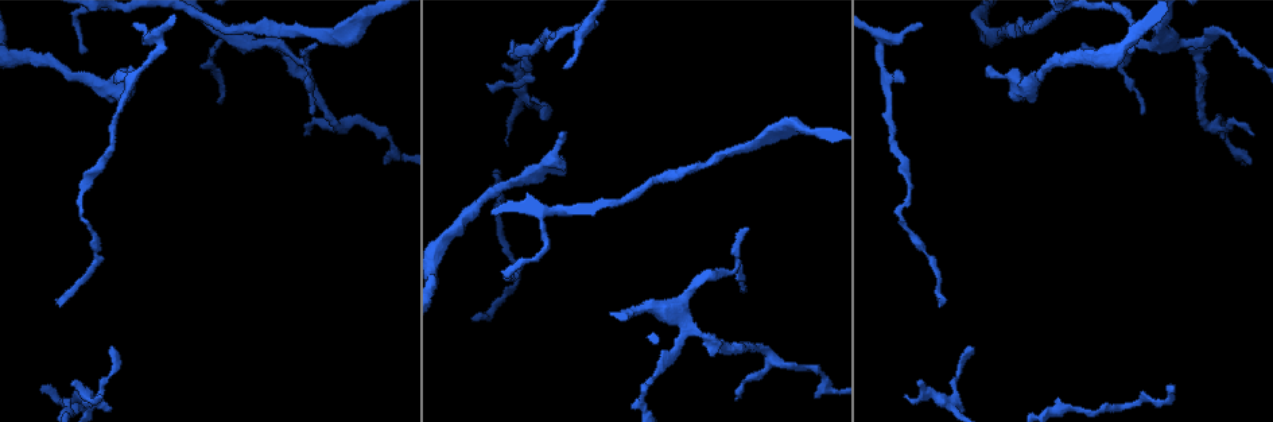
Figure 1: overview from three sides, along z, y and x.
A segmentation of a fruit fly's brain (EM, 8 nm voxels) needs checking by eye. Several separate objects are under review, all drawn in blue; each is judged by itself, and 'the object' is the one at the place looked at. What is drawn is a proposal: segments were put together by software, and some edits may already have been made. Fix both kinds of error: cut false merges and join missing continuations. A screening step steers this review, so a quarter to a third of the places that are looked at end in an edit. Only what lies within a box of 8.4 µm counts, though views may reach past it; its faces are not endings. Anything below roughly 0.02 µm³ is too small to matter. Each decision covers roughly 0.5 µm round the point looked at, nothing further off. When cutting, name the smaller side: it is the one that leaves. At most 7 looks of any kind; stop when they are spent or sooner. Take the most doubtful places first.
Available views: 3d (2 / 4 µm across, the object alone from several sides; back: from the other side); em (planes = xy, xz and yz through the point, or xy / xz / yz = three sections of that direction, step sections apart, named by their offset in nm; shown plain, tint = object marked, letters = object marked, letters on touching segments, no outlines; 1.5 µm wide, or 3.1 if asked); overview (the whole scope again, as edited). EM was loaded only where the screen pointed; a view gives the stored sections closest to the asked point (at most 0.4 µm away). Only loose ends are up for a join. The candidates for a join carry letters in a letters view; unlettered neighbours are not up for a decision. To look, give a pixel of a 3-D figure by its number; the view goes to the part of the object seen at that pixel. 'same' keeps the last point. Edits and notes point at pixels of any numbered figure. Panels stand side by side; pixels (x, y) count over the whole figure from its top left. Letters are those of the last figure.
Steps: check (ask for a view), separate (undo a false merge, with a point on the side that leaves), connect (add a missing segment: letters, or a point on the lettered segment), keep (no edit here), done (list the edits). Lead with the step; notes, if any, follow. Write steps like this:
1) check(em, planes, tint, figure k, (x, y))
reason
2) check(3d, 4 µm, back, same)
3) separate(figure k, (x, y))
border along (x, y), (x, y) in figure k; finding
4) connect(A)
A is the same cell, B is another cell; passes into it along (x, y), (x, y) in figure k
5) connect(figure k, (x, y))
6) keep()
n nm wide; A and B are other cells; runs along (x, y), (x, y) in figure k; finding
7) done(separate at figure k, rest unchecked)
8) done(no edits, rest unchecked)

check(3d, 4 µm, figure 1, (565, 132))
end of a long branch

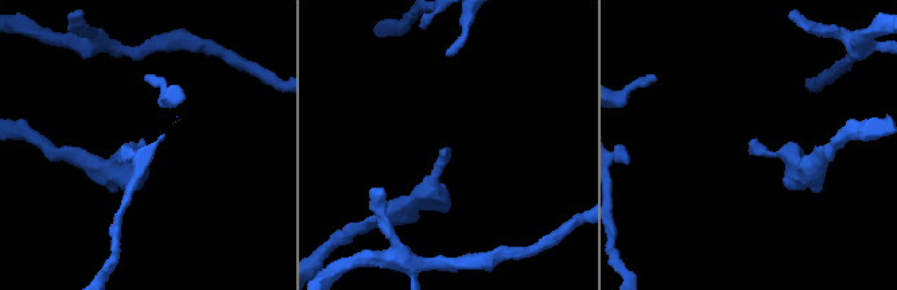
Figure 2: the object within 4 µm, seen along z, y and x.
check(em, xy, step 4, letters, figure 2, (144, 143))

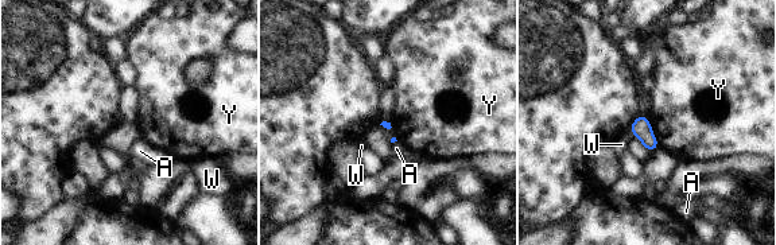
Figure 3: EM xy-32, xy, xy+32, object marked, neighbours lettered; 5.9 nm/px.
keep()
A, W and Y are other cells; none of them fits

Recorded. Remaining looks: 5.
check(em, yz, step 4, tint, figure 1, (60, 306))
tapers out

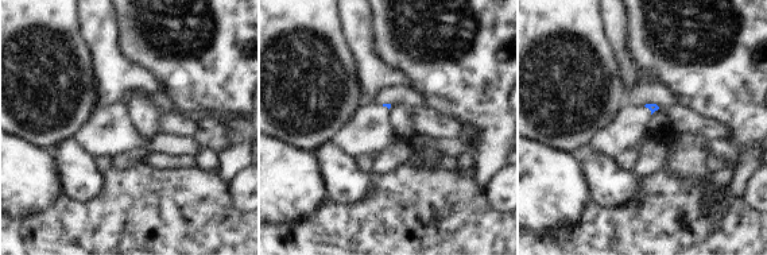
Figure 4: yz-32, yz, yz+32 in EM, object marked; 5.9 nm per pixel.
check(em, planes, letters, same)

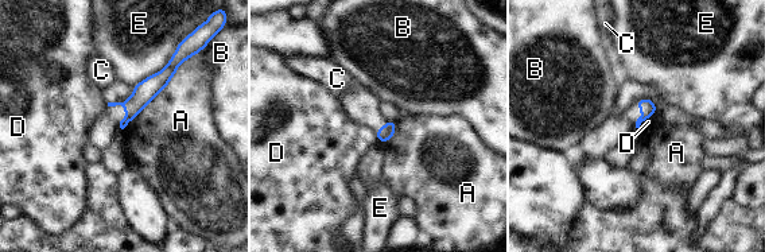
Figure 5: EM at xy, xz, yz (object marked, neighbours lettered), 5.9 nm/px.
keep()
A, B, C, D and E are other cells; runs along (171, 64), (129, 116) in figure 5; none of them fits

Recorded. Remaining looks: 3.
check(em, planes, plain, figure 1, (316, 45))
branch stops here

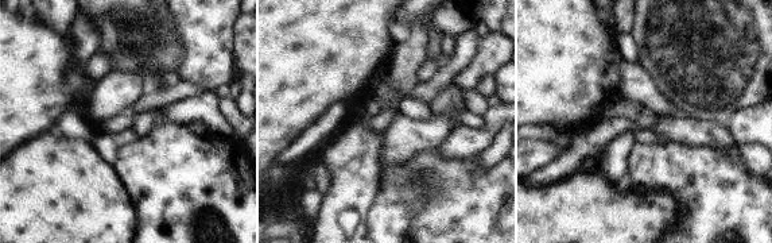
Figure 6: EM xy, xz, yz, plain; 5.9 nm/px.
check(em, planes, letters, same)
see the neighbours

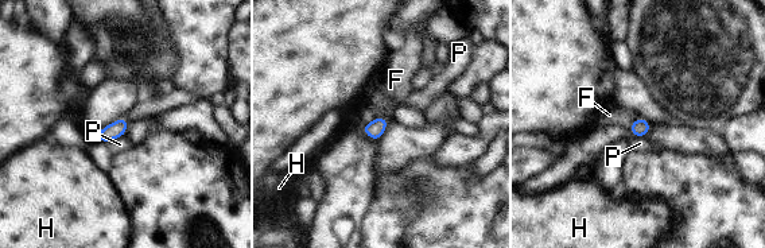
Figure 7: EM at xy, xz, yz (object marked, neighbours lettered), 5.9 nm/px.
connect(F)
F is the same cell, H and P are other cells; the neuron continues

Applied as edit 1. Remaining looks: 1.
done(connect at figure 7, rest unchecked)

